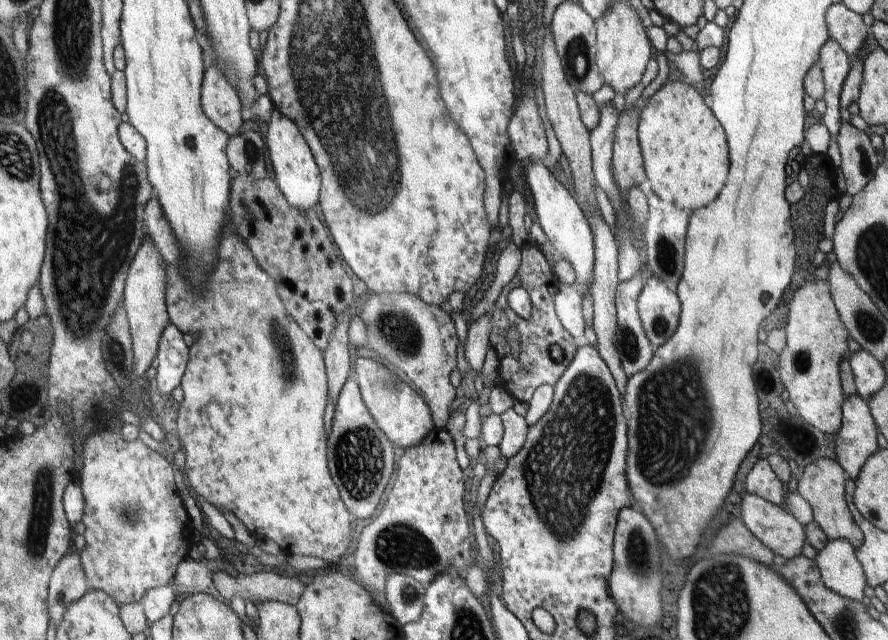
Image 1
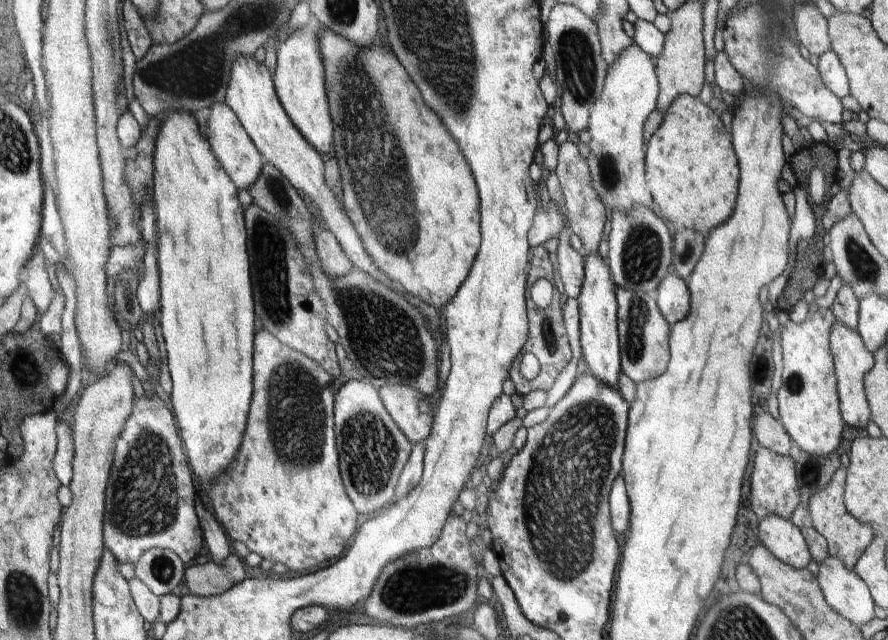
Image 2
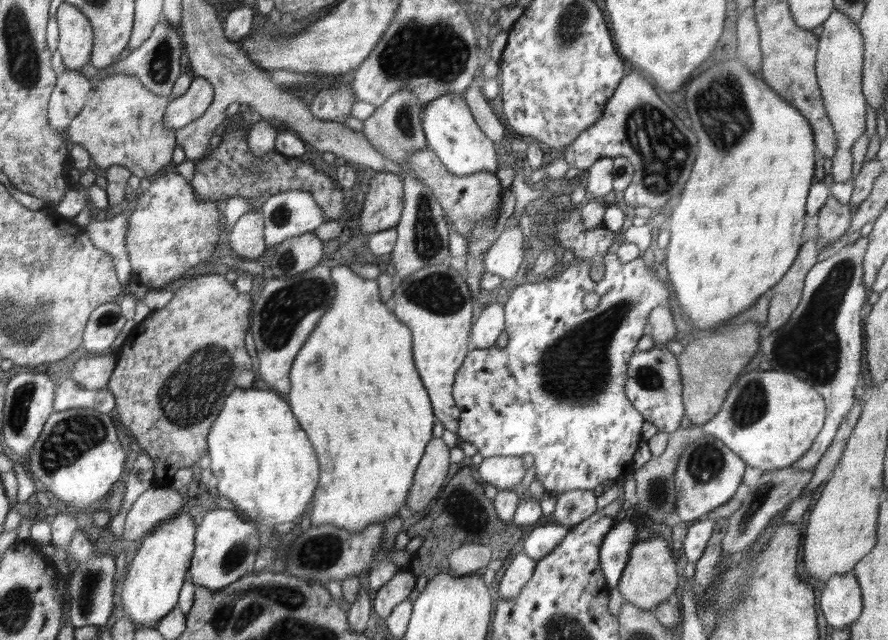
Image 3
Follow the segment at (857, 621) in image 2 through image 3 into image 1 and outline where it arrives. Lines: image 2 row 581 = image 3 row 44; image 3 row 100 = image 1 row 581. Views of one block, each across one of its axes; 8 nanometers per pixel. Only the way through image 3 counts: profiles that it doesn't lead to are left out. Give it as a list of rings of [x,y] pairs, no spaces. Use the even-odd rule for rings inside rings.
[[[831,540],[817,552],[817,568],[821,582],[839,596],[861,602],[863,588],[867,586],[863,568],[855,556],[855,548],[849,540]]]

